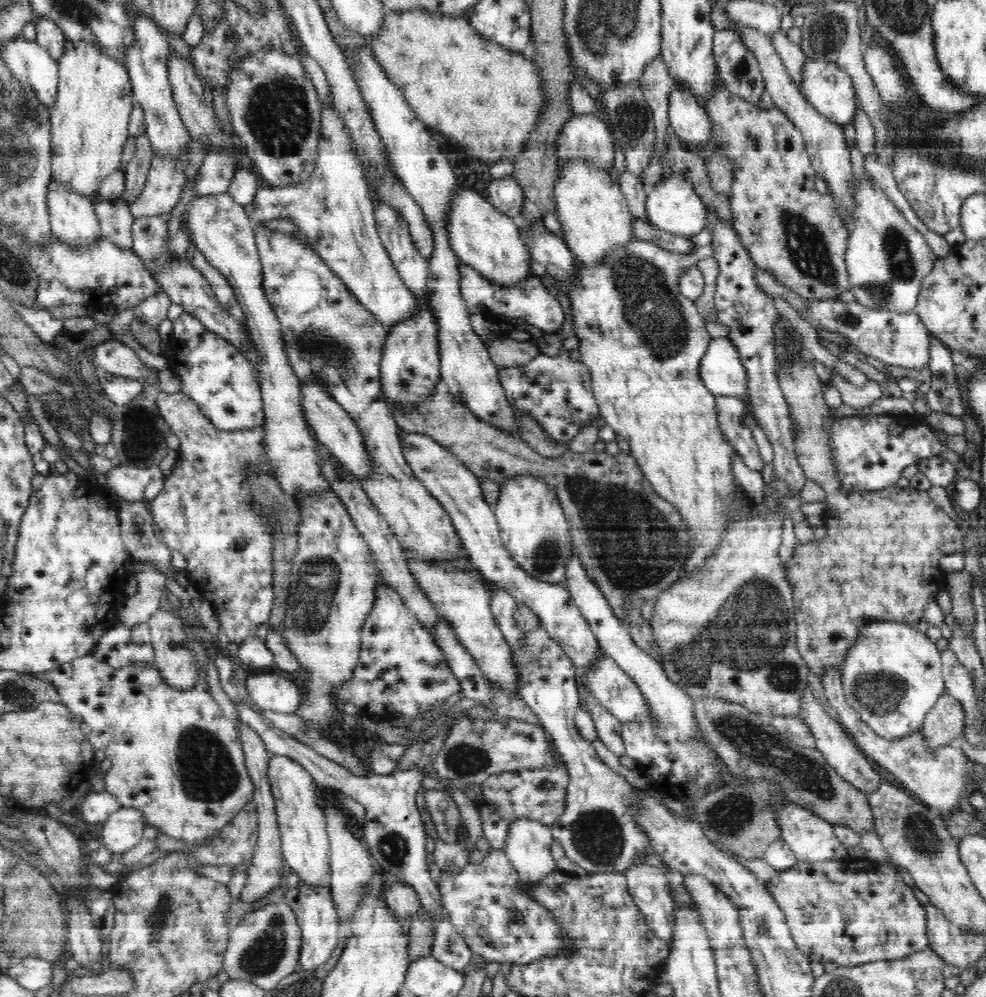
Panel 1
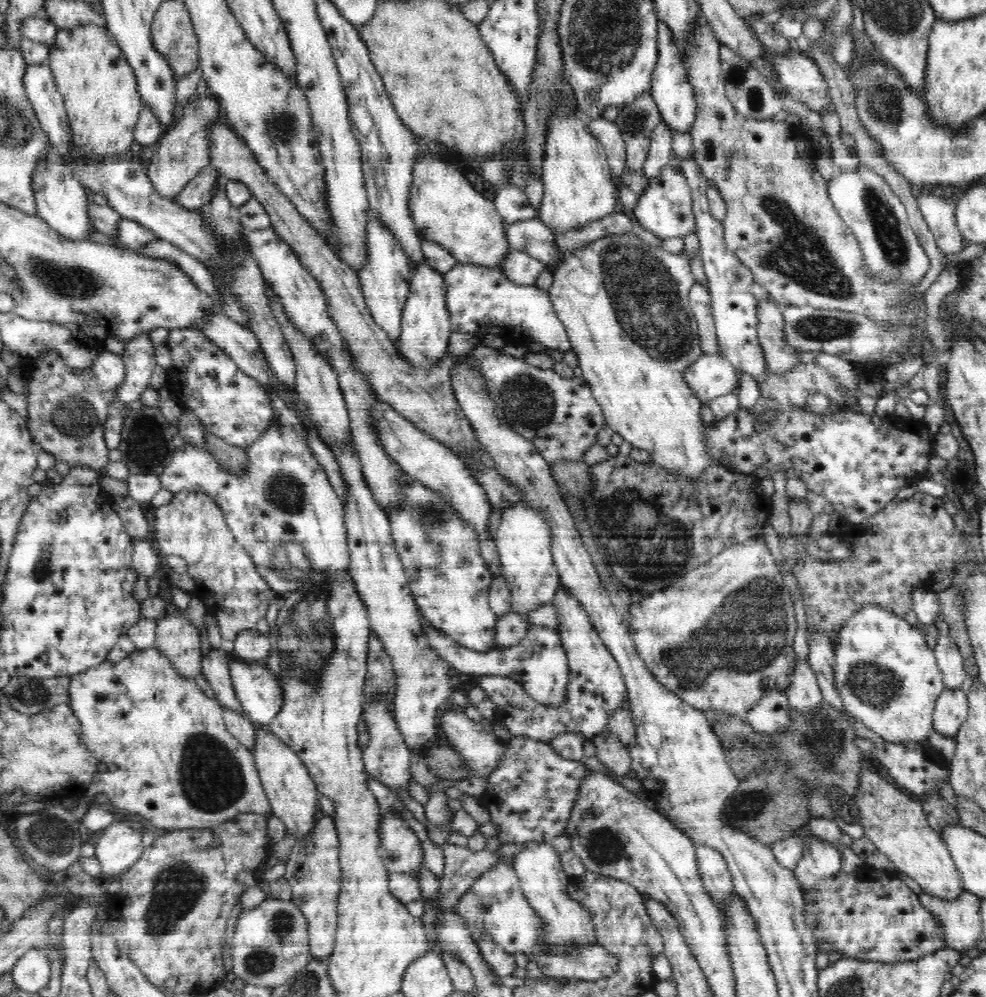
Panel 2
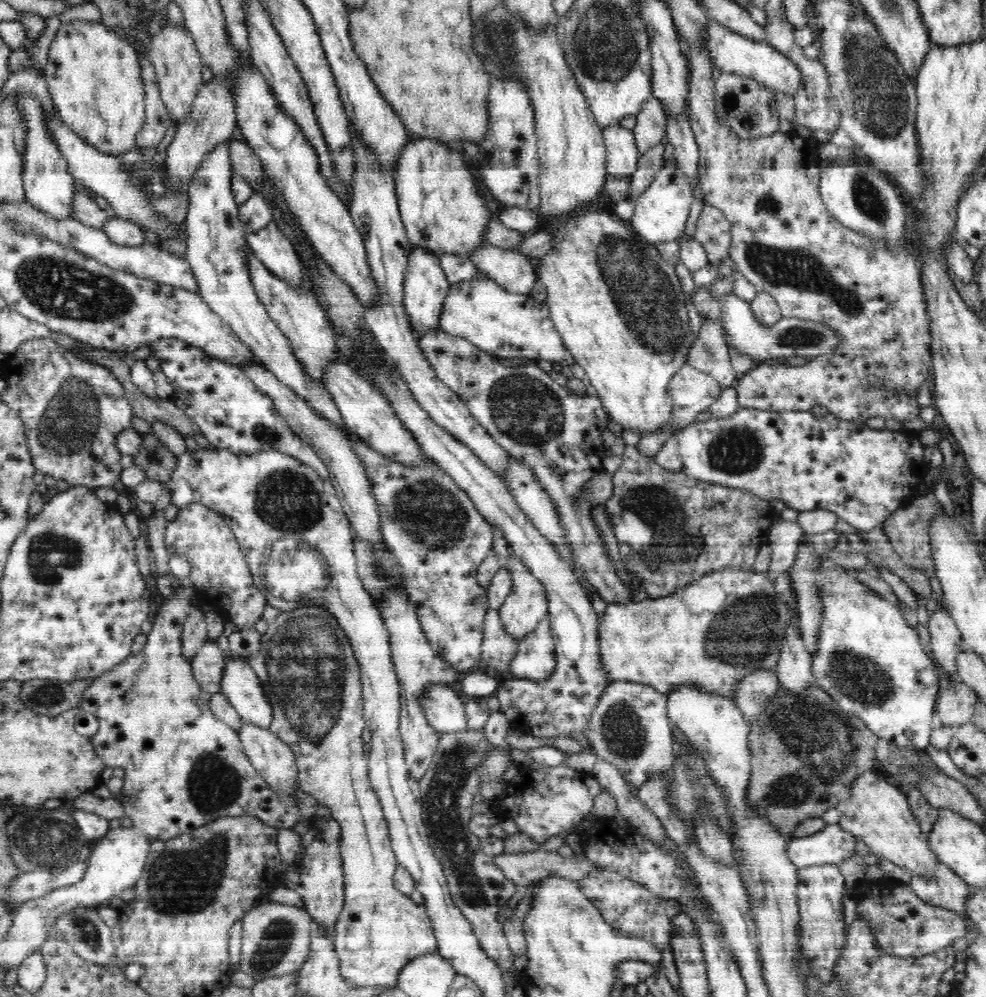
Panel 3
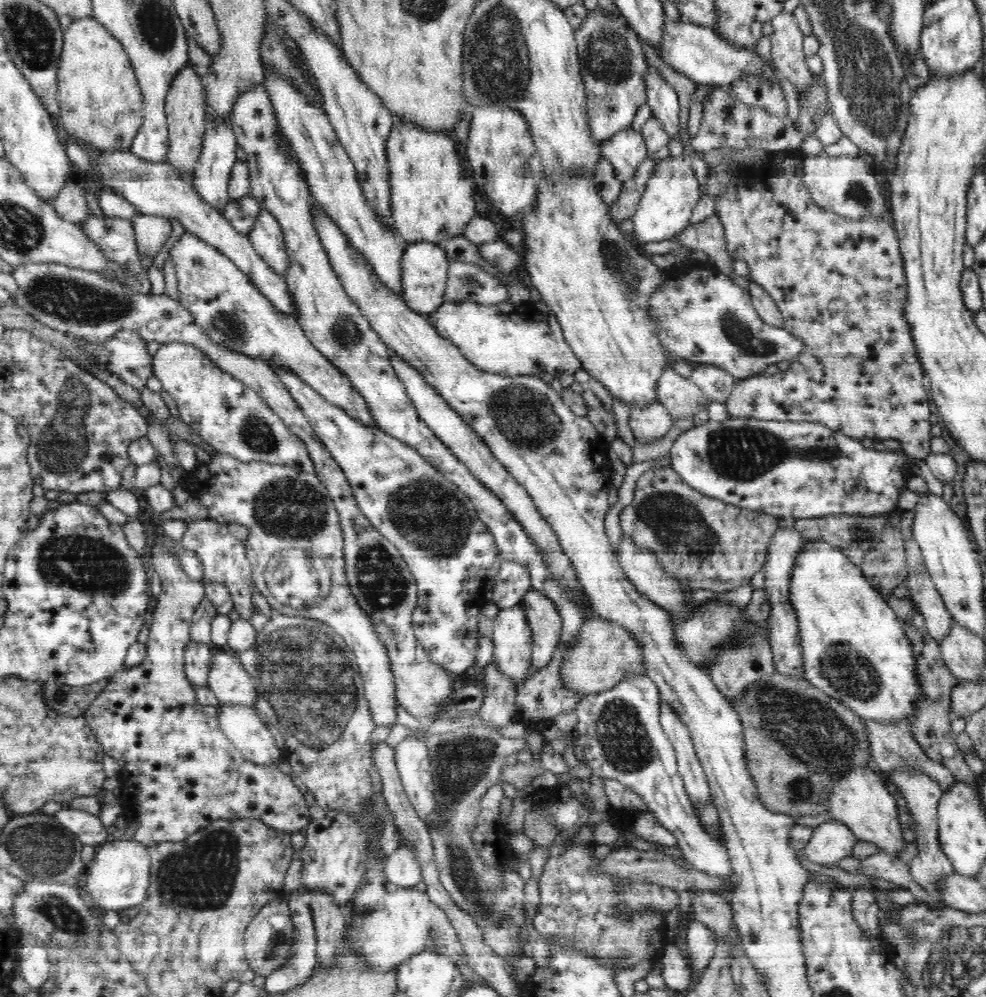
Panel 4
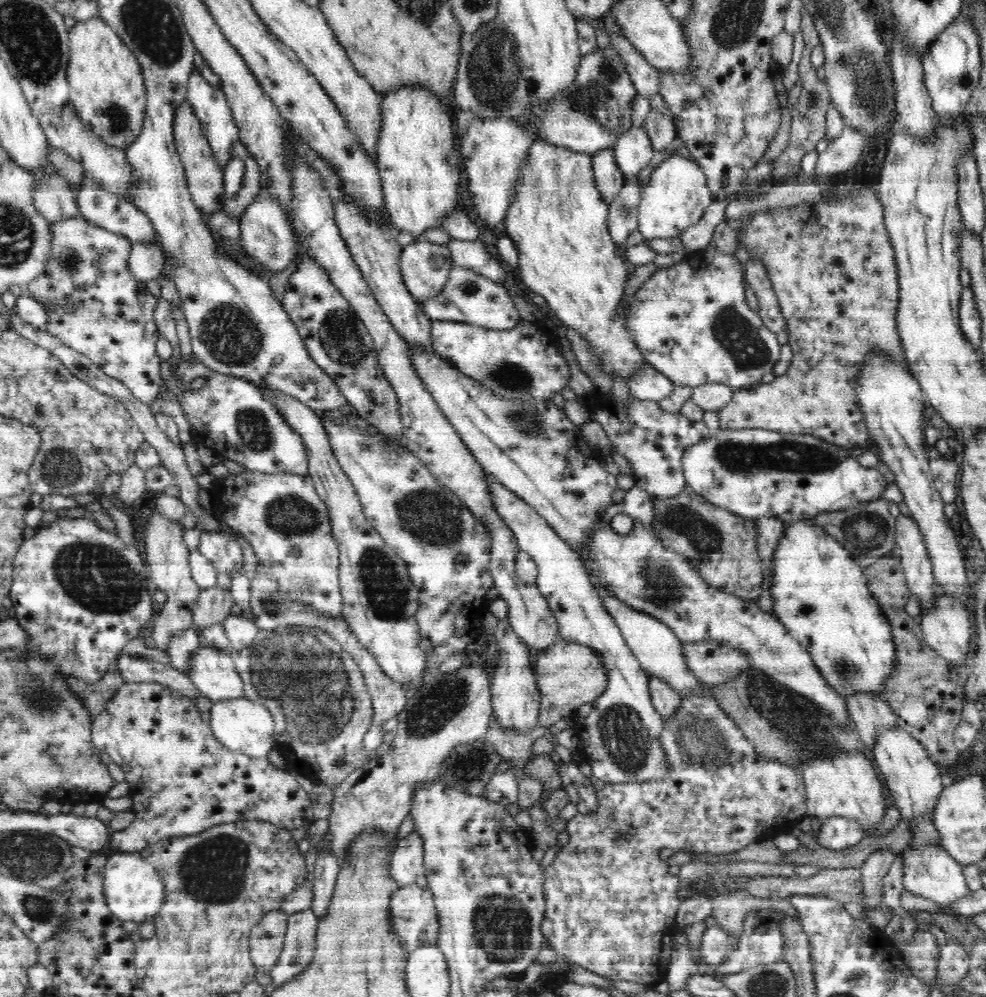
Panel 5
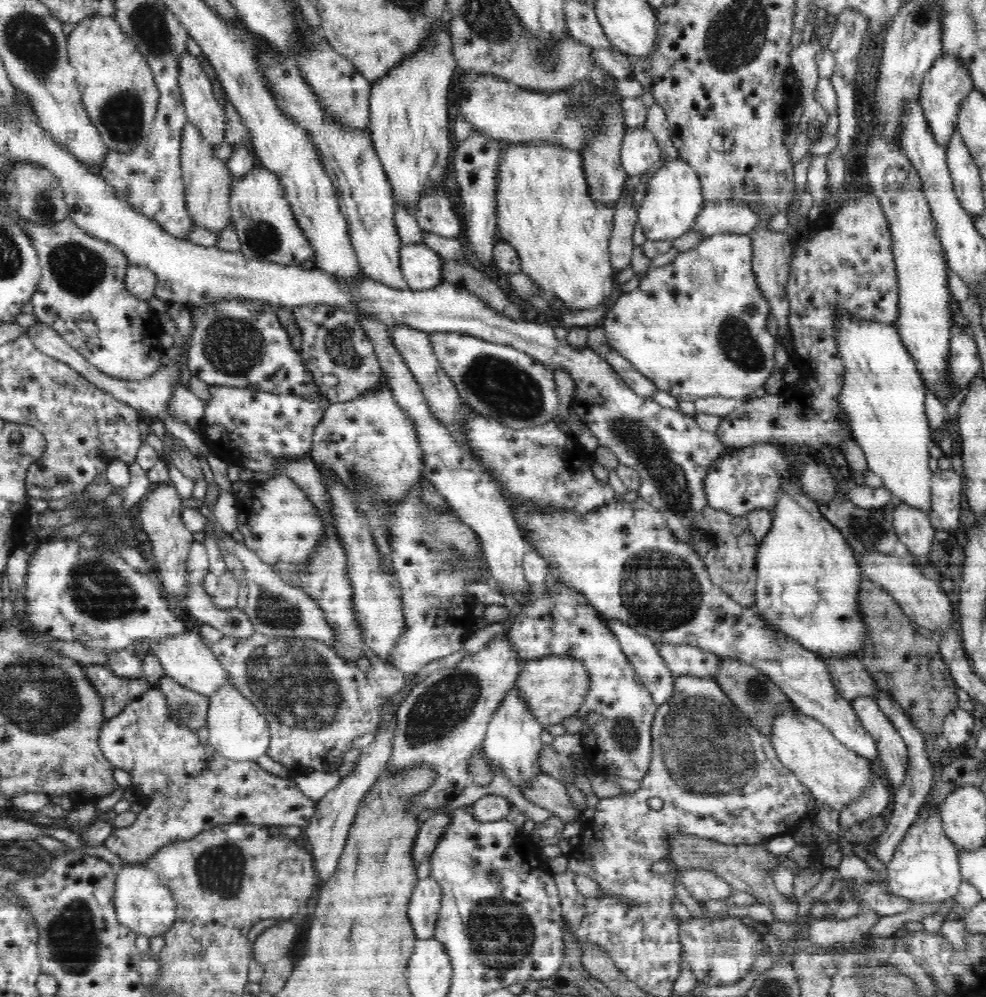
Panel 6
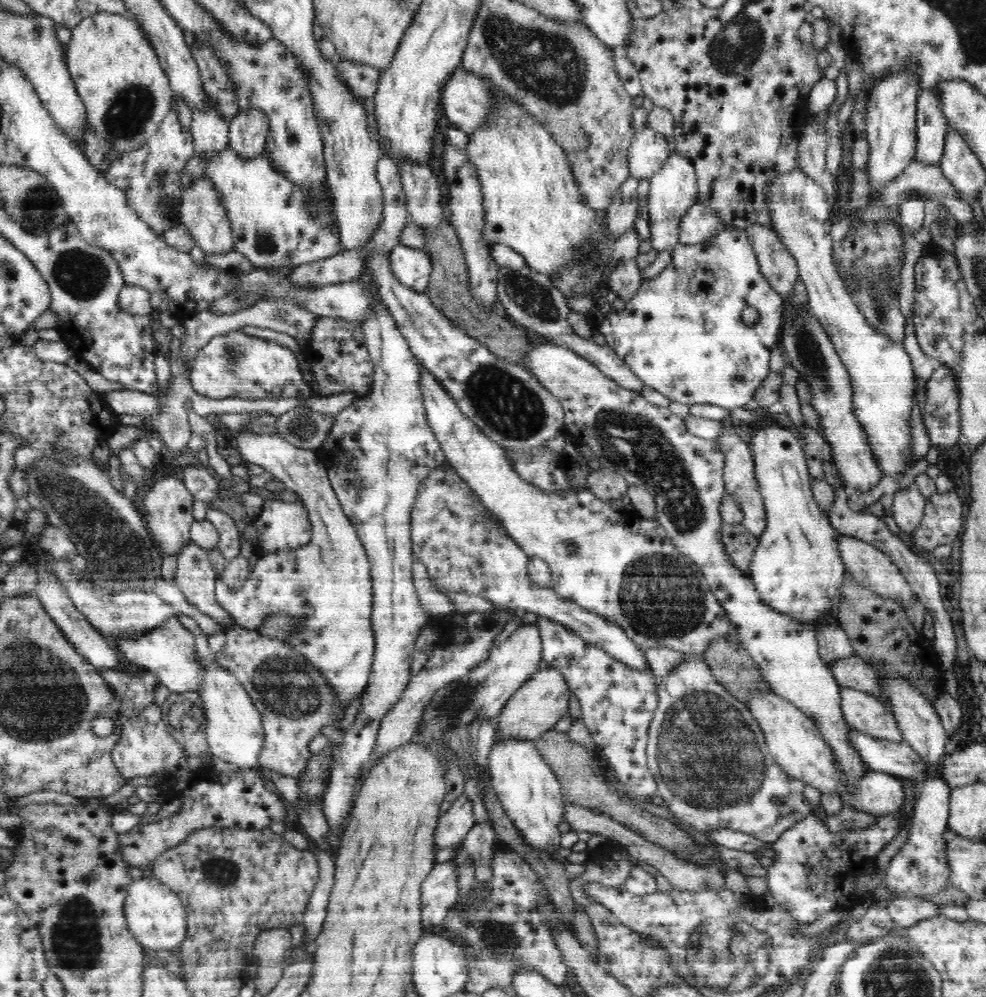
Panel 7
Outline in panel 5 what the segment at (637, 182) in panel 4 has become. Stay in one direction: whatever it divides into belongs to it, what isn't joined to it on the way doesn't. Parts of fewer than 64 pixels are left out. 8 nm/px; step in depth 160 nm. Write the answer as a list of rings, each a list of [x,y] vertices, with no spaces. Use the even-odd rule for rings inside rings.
[[[624,186],[609,204],[607,216],[608,231],[617,248],[624,250],[628,236],[637,230],[638,205],[643,189],[638,186]]]

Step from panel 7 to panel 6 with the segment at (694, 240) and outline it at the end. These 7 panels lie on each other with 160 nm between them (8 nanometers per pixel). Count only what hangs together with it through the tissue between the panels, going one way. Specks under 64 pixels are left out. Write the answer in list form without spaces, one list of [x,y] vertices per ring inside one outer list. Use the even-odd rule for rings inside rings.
[[[705,201],[702,212],[692,224],[692,233],[698,239],[707,239],[716,234],[751,235],[760,224],[752,210],[738,202]]]

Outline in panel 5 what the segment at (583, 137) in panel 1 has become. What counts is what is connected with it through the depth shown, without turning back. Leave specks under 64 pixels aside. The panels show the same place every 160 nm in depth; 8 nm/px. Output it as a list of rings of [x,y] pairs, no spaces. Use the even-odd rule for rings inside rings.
[[[631,127],[620,136],[613,147],[616,165],[625,176],[634,176],[650,165],[654,156],[652,140],[644,127]]]

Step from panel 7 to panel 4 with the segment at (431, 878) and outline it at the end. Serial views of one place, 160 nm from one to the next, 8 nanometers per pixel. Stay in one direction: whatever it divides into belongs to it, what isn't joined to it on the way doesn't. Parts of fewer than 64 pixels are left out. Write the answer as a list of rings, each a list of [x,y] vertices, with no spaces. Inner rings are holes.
[[[372,837],[367,842],[369,850],[368,862],[363,870],[363,880],[366,884],[358,888],[358,903],[373,908],[364,919],[356,920],[352,925],[354,941],[358,945],[360,955],[370,961],[370,969],[374,971],[398,968],[404,960],[416,953],[432,950],[443,953],[452,960],[459,959],[456,933],[446,913],[430,901],[426,892],[420,892],[414,887],[402,888],[394,885],[386,878],[385,860],[377,860],[376,852],[380,852],[380,837]]]

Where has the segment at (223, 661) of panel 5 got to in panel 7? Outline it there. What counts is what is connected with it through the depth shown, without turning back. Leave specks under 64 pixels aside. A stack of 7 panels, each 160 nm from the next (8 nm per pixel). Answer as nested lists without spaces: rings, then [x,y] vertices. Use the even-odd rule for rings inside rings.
[[[171,617],[168,621],[164,622],[163,626],[153,629],[150,632],[140,632],[140,633],[118,633],[118,636],[114,638],[120,638],[120,635],[138,635],[138,638],[122,638],[118,640],[118,648],[124,652],[126,660],[132,662],[132,664],[138,664],[138,666],[144,666],[146,670],[155,673],[158,677],[158,680],[164,686],[170,690],[170,692],[197,692],[197,686],[200,681],[200,665],[203,662],[198,662],[198,656],[196,655],[196,646],[195,646],[195,635],[188,631],[179,621],[178,618]]]

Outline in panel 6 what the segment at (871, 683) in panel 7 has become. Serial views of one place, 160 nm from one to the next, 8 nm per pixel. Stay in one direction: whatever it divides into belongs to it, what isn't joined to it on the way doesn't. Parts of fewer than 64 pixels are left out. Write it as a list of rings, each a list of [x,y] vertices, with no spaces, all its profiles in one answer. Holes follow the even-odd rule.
[[[874,684],[874,691],[876,691],[874,695],[878,695],[876,702],[878,702],[881,712],[889,718],[896,731],[900,733],[902,739],[908,745],[908,766],[906,766],[908,770],[906,770],[904,784],[900,784],[898,790],[893,790],[894,807],[892,808],[892,814],[890,814],[886,830],[878,837],[876,848],[874,848],[874,856],[884,865],[889,864],[893,858],[897,845],[900,844],[905,833],[908,832],[913,821],[916,820],[916,813],[920,811],[920,805],[924,804],[924,797],[928,796],[929,788],[932,787],[932,766],[929,764],[928,755],[925,754],[925,744],[924,739],[921,738],[921,731],[916,729],[911,718],[908,718],[895,700],[879,690],[879,686],[876,684]]]

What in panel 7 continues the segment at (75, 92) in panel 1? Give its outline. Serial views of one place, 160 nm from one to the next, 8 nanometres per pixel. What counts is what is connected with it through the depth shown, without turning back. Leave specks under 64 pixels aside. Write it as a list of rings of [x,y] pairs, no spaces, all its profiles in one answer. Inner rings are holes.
[[[100,12],[71,29],[67,66],[83,101],[87,120],[116,154],[138,150],[159,134],[174,104],[167,73],[140,25],[130,16]]]

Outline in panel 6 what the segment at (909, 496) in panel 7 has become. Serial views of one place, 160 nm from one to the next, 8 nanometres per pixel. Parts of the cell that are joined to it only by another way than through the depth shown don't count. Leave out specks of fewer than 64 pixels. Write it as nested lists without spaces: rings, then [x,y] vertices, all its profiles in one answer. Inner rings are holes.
[[[901,503],[895,506],[891,519],[900,542],[909,550],[907,559],[916,556],[926,562],[934,542],[934,527],[923,509]]]

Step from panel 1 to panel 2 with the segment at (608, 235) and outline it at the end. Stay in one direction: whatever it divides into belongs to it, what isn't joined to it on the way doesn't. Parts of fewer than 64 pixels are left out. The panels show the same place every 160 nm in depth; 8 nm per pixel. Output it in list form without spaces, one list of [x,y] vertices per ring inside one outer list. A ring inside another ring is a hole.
[[[558,110],[550,122],[550,130],[546,122],[544,161],[541,166],[544,194],[537,210],[537,218],[554,232],[560,233],[580,231],[588,222],[619,211],[617,179],[609,170],[604,146],[592,134],[591,125],[566,118],[576,118],[576,114],[568,116],[566,112]]]

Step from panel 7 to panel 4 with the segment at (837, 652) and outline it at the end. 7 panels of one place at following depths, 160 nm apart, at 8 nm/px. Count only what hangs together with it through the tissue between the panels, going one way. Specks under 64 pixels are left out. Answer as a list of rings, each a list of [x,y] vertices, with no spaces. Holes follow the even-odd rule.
[[[864,720],[867,729],[866,735],[868,735],[868,741],[870,741],[870,755],[872,755],[872,766],[877,769],[884,777],[894,767],[904,765],[904,767],[919,767],[922,765],[922,769],[926,773],[930,773],[936,781],[938,781],[941,788],[948,791],[948,788],[952,788],[955,778],[948,768],[942,764],[938,764],[938,761],[930,759],[926,756],[926,753],[922,751],[920,743],[912,736],[910,730],[902,724],[898,725],[884,725],[876,723],[872,720]]]

